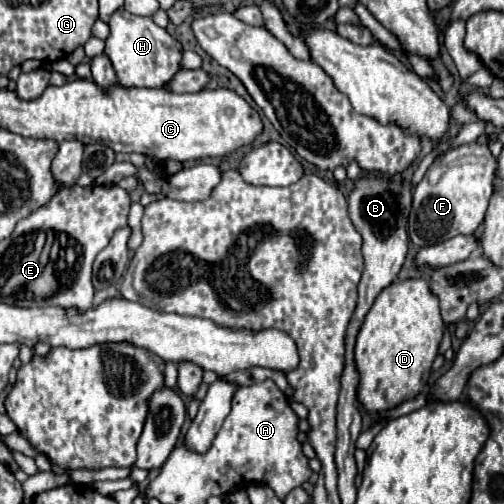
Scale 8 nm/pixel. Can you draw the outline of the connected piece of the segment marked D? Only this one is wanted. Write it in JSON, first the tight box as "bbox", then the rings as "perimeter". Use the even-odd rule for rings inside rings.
{"bbox":[354,279,444,411],"perimeter":[[[406,279],[388,285],[376,297],[356,337],[354,359],[360,373],[358,401],[368,411],[388,411],[424,391],[444,331],[440,301],[430,291],[426,279]]]}

